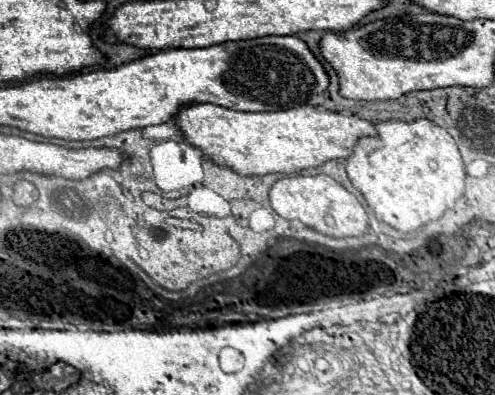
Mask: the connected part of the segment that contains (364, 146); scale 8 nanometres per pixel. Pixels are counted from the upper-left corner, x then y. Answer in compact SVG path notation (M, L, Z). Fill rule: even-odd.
M426 118L414 122L400 122L400 120L378 122L376 128L378 136L358 140L358 144L354 146L354 154L348 158L346 172L352 186L358 188L358 192L364 196L370 210L380 222L390 224L402 234L410 234L420 226L438 220L464 194L464 180L466 180L464 164L454 138L444 128L436 126Z

